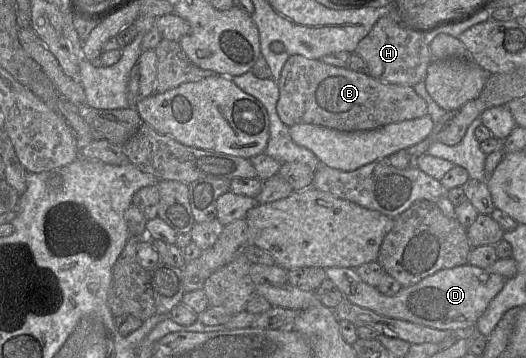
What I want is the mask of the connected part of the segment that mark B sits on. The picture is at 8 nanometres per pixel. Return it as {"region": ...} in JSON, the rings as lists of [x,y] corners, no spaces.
{"region":[[[301,55],[289,57],[284,64],[277,84],[280,91],[276,106],[277,113],[280,120],[288,127],[295,124],[313,124],[344,132],[369,131],[428,114],[427,103],[412,86],[384,83],[368,74],[348,68],[335,67],[325,64],[321,60],[307,59]]]}

